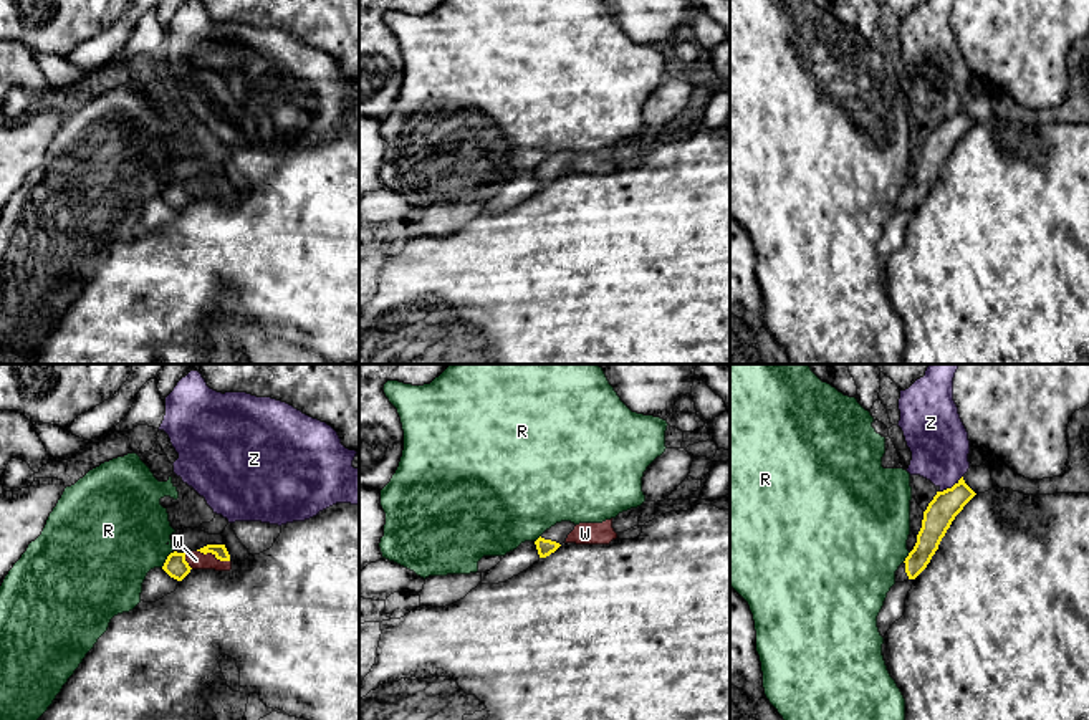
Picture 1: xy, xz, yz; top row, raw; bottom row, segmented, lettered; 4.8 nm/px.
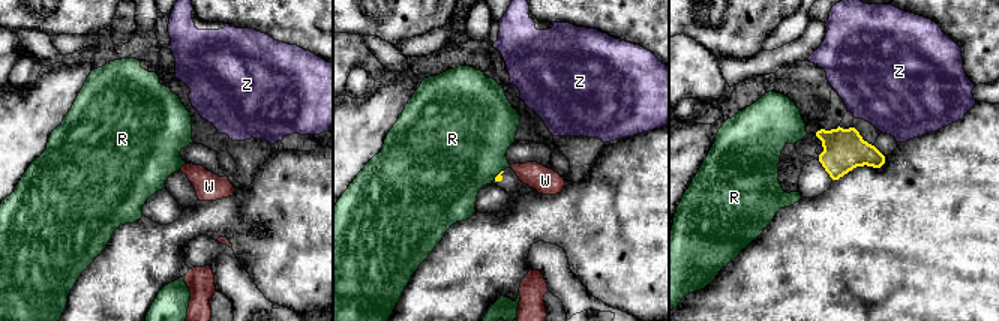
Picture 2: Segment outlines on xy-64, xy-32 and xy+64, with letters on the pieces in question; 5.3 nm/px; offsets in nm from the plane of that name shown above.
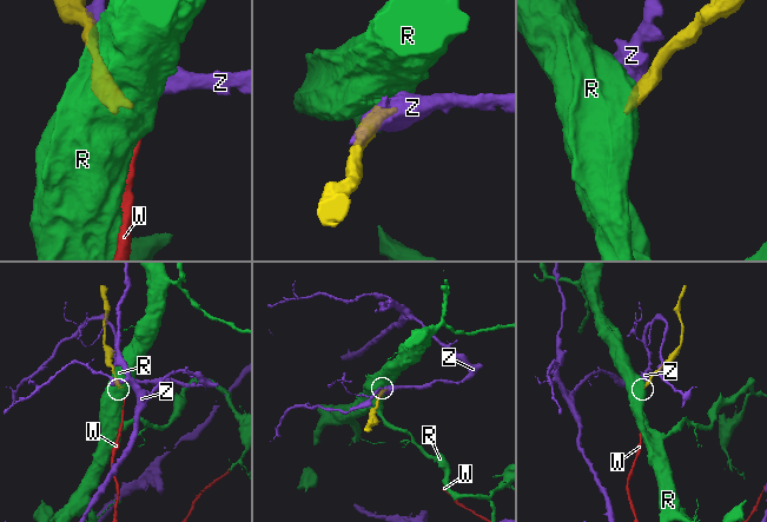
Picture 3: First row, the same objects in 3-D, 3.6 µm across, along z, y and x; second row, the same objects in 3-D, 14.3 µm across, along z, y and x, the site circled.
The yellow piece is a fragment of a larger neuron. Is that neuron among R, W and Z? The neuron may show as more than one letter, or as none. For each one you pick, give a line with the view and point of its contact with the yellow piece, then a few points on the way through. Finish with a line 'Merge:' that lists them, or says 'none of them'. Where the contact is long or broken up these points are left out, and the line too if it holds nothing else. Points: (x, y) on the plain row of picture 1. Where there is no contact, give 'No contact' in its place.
W: Touches yellow at xy (214, 182). Path across: xy (220, 181), (214, 182), (196, 189)
Merge: W

